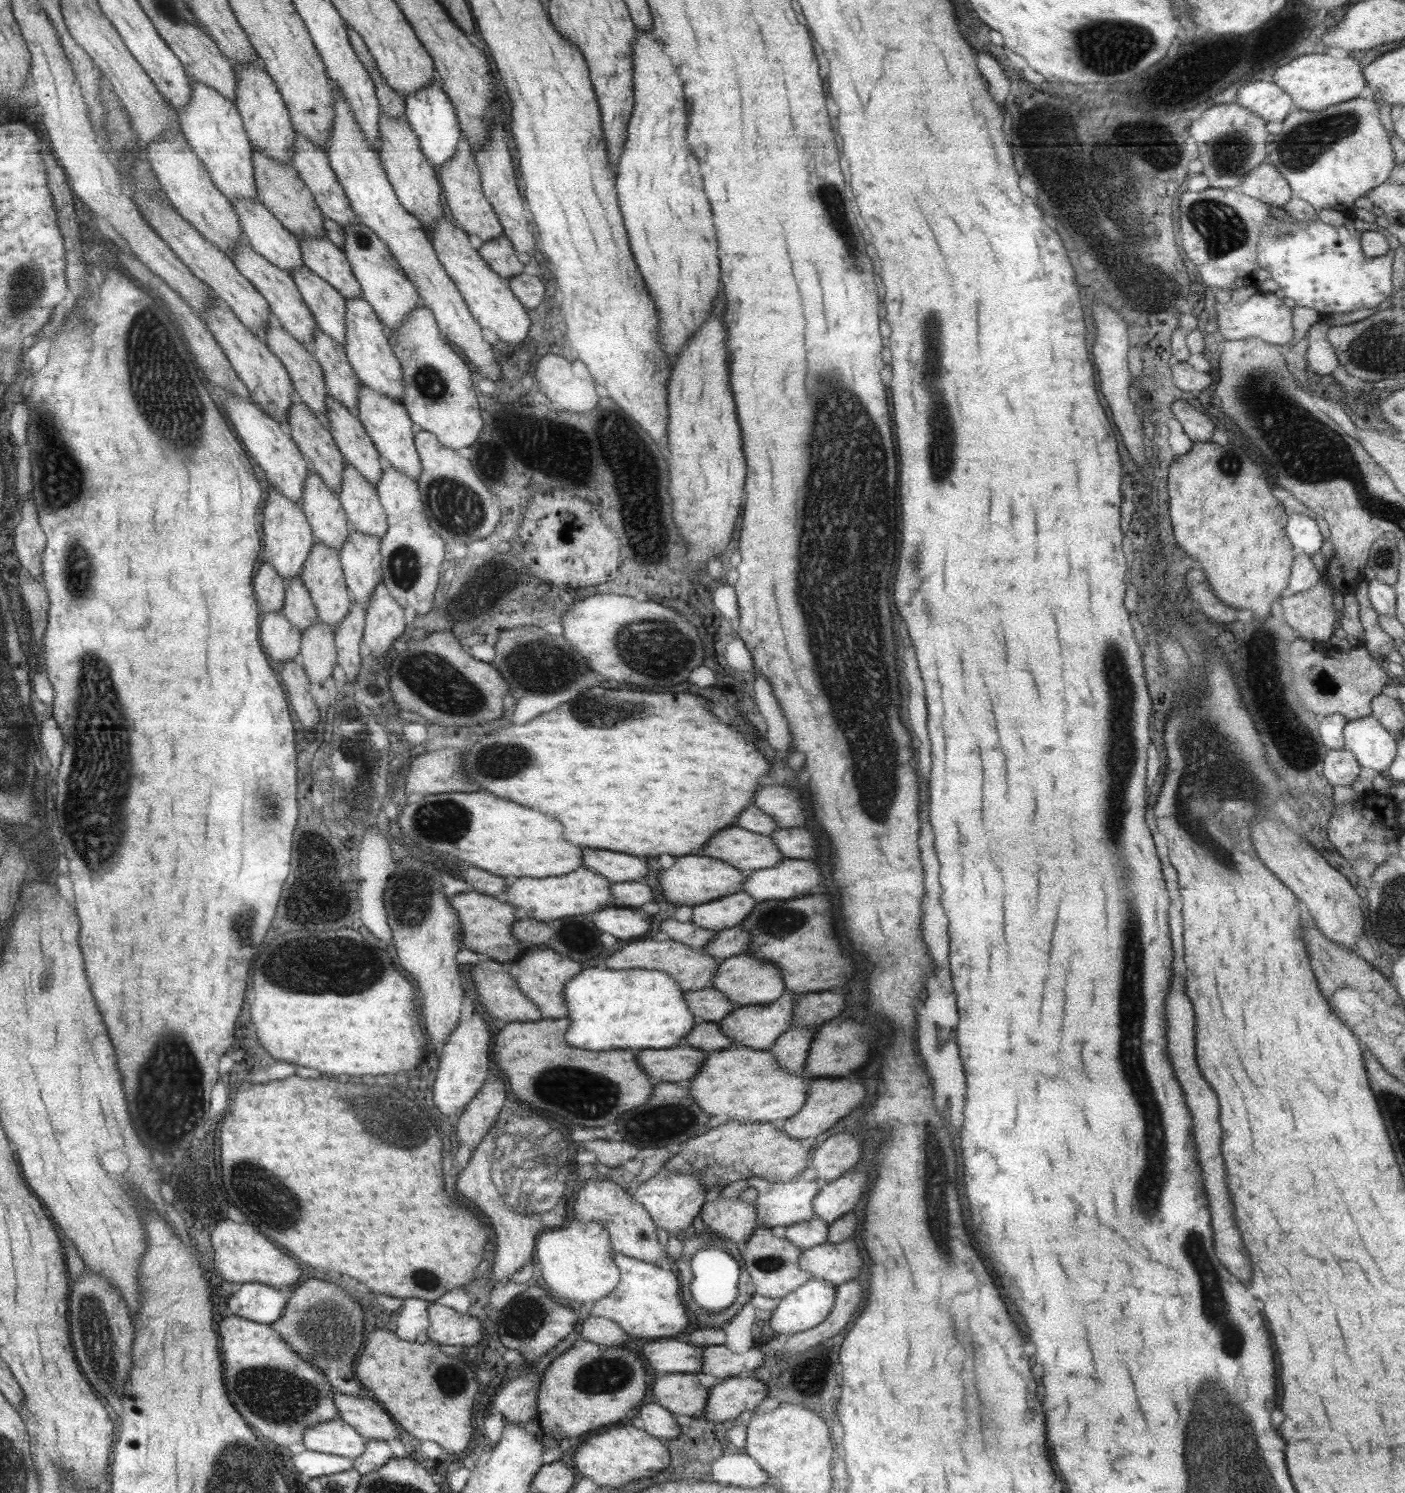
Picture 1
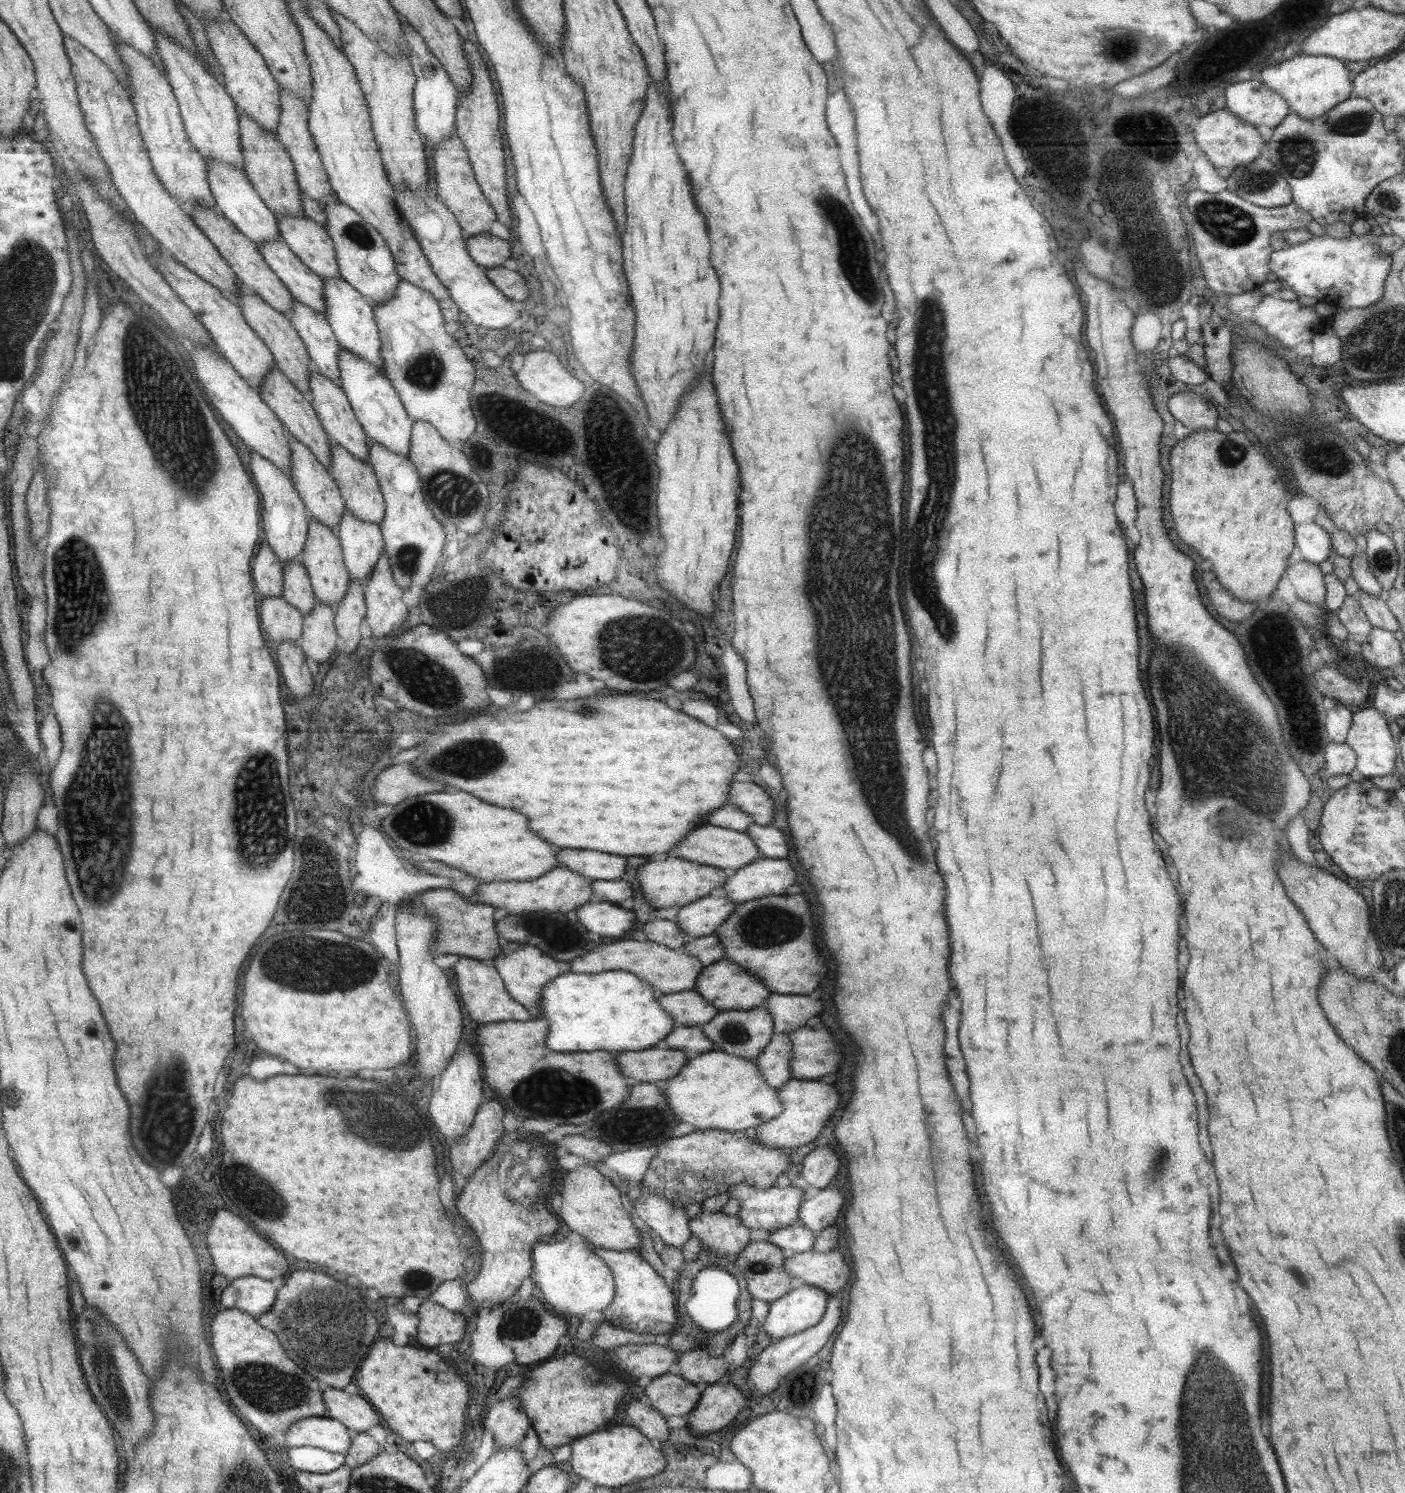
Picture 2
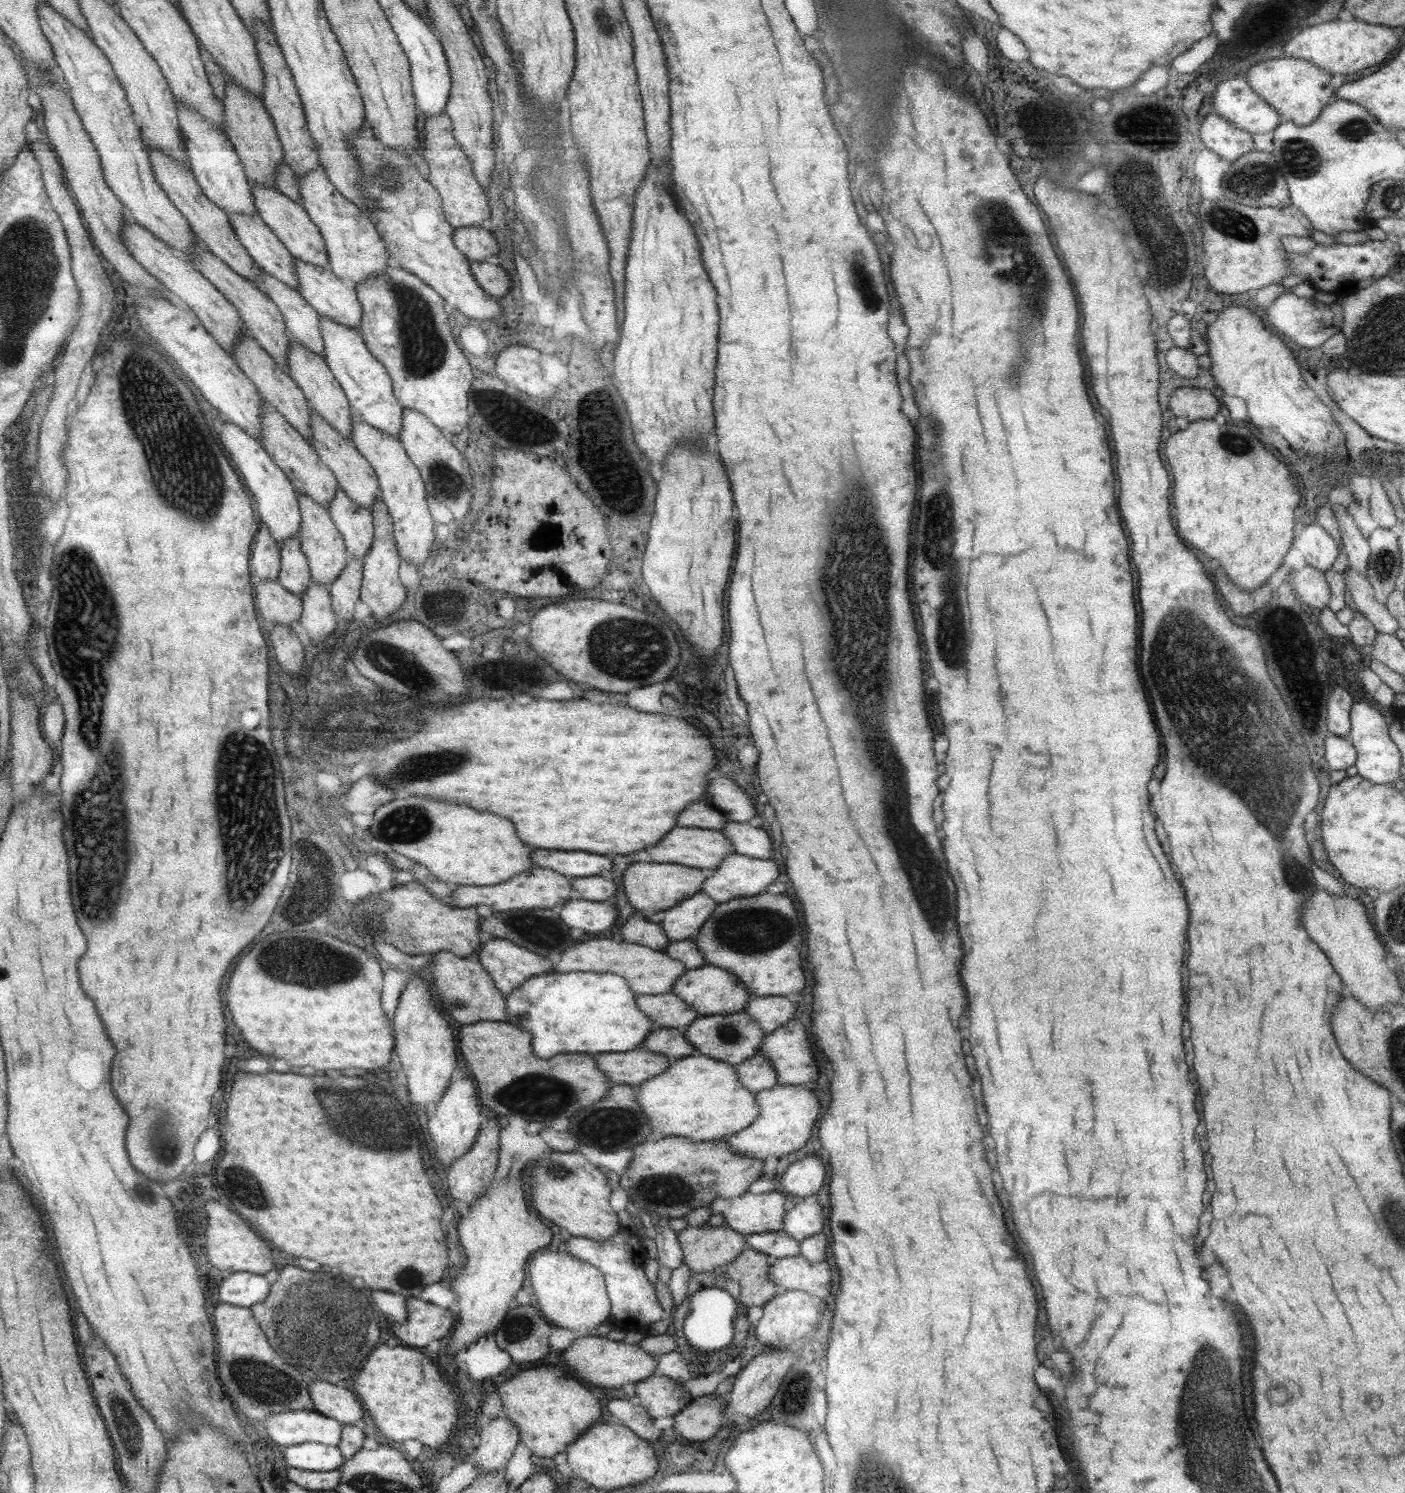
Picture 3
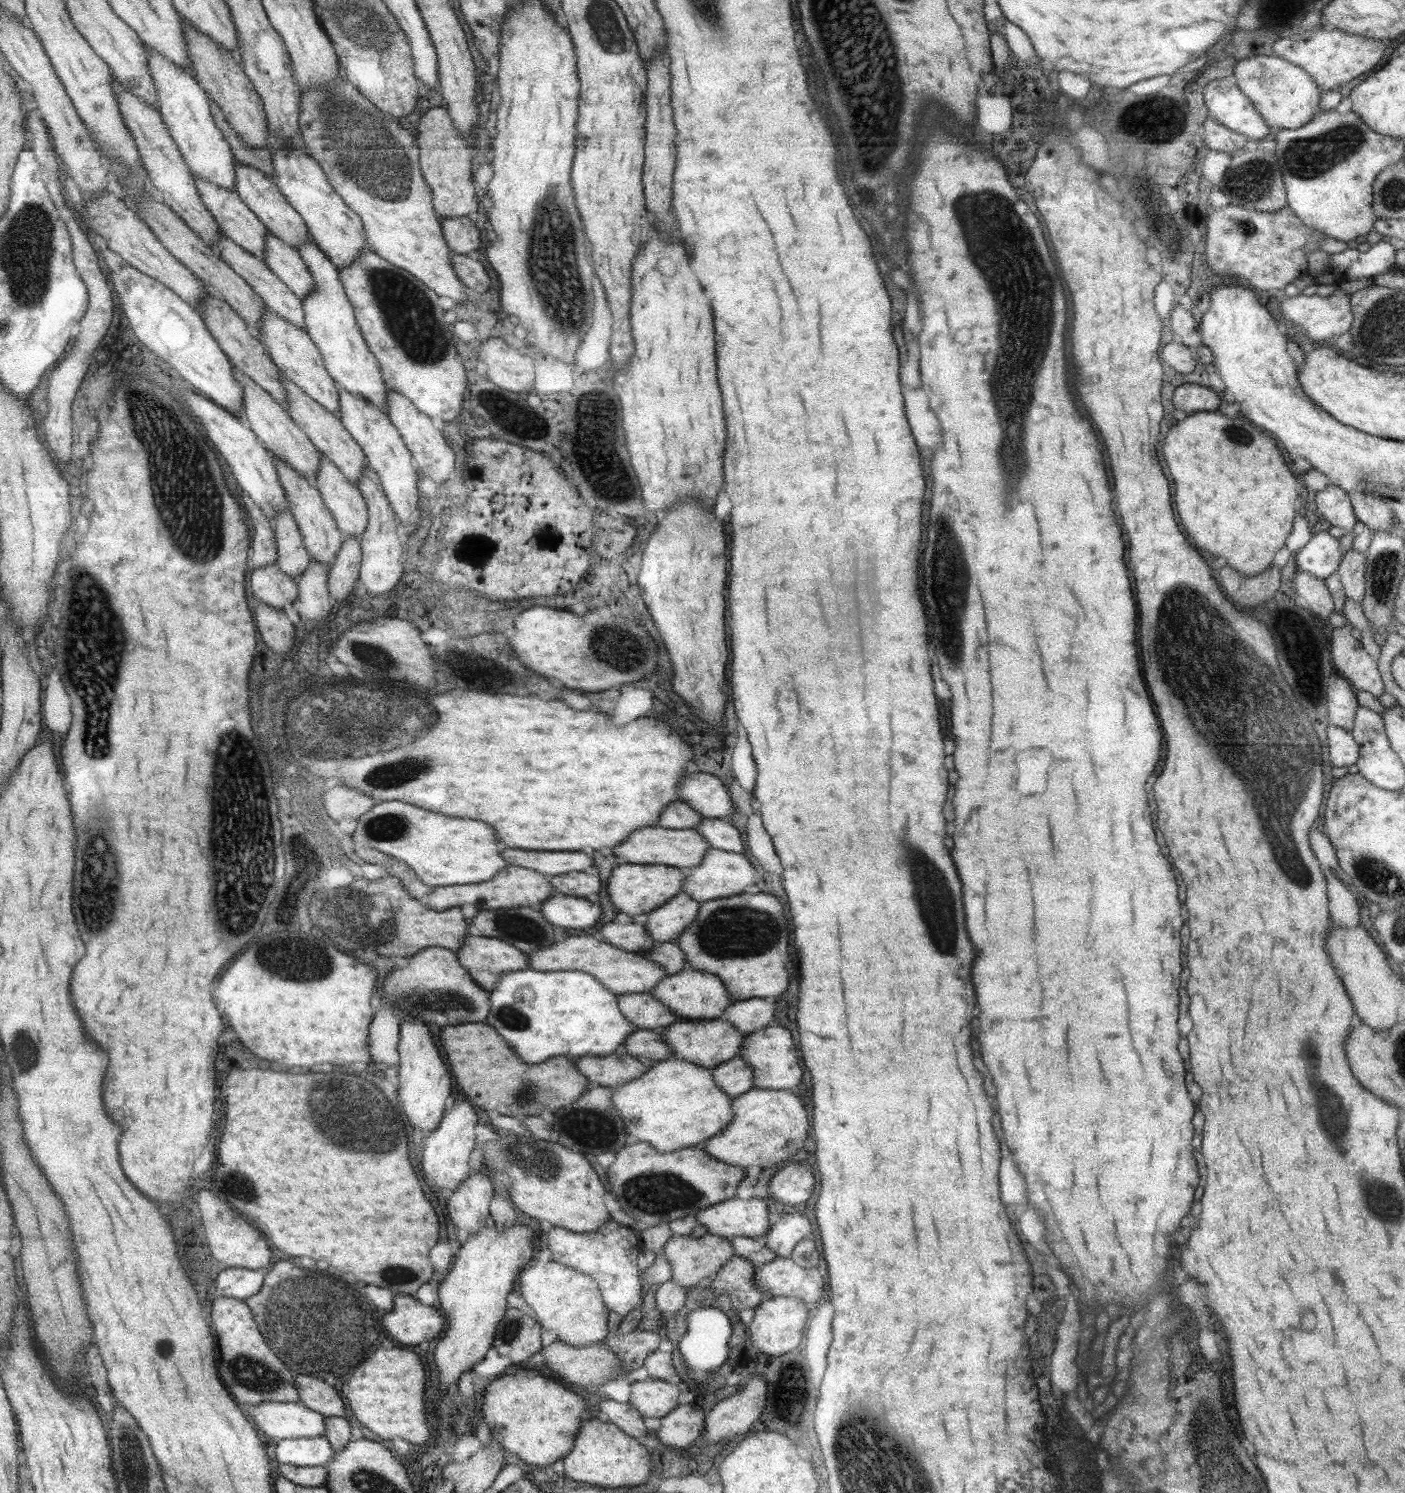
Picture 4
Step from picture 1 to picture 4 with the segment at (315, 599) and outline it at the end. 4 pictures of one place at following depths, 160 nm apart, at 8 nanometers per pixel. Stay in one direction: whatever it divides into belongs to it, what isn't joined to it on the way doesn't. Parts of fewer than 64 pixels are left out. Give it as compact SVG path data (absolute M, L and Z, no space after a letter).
M274 456L273 459L286 503L289 506L288 511L295 519L302 536L303 546L307 549L311 558L323 563L325 566L329 566L336 557L337 551L343 542L343 533L337 528L336 522L326 508L320 492L314 483L303 478L295 469L289 467L279 457Z

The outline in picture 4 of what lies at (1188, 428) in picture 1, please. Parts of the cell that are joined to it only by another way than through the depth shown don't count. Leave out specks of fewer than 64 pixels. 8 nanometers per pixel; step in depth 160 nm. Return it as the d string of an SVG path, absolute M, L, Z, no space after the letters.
M1180 382L1172 394L1174 408L1183 410L1187 415L1199 411L1214 411L1219 406L1219 400L1219 396L1209 387L1193 383Z

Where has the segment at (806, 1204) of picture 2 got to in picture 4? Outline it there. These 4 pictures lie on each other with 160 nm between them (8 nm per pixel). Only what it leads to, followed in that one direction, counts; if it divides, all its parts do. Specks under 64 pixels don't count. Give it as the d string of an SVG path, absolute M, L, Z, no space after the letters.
M785 1213L771 1227L767 1234L760 1238L764 1245L777 1257L787 1258L794 1244L811 1235L811 1224L801 1214Z

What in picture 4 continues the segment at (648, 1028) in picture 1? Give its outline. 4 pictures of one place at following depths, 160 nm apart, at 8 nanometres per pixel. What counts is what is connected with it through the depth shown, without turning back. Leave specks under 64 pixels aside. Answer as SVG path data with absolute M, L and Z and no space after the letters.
M527 967L525 970L519 970L517 972L506 972L505 974L499 976L495 986L491 991L488 992L489 999L489 1010L486 1014L484 1023L489 1024L489 1026L495 1029L495 1032L502 1039L513 1048L513 1052L527 1064L537 1064L551 1058L553 1056L570 1056L571 1058L576 1057L586 1057L586 1056L607 1056L615 1051L619 1051L619 1046L621 1046L623 1039L631 1032L635 1031L636 1028L630 1022L627 1022L623 1015L619 1012L617 1008L616 995L609 992L606 988L603 988L602 984L599 984L595 980L594 976L586 974L580 971L555 971L555 972L540 972L532 970Z

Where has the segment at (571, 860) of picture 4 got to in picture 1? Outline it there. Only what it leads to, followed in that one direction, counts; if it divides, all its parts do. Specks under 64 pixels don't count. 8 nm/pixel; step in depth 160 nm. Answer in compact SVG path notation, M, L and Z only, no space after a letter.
M581 848L581 866L597 872L613 883L637 880L647 872L645 862L635 856L597 848Z

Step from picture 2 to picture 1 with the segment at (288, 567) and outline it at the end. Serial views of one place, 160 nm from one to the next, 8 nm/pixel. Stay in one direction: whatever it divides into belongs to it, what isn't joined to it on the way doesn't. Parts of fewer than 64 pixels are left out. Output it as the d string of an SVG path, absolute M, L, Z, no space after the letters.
M300 575L285 580L284 603L280 611L299 632L318 621L316 608Z

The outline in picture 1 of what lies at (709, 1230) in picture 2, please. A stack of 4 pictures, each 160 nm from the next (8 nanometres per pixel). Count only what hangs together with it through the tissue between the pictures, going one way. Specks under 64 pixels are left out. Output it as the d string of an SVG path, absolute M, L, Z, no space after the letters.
M721 1199L703 1203L698 1214L706 1228L720 1239L729 1239L738 1246L751 1237L755 1224L756 1210L753 1203L737 1199Z

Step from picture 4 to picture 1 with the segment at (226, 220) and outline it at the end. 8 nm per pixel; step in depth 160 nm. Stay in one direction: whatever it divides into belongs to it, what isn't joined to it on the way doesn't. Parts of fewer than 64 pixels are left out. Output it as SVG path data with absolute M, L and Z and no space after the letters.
M305 265L288 272L308 306L316 326L328 337L341 345L344 343L345 298L319 276L315 276Z

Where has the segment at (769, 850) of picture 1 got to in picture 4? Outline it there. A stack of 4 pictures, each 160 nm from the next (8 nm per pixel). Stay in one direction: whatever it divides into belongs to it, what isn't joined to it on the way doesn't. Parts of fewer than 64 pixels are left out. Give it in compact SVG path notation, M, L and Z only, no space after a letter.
M661 826L639 828L631 832L621 844L613 846L613 854L621 856L629 864L661 864L675 868L689 868L697 866L709 848L708 842L694 829L672 830Z

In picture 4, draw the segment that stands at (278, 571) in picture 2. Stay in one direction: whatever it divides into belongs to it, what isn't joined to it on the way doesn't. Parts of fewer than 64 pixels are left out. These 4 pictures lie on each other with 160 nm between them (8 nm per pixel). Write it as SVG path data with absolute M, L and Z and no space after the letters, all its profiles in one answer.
M240 487L237 501L247 512L247 518L253 527L253 536L251 536L251 561L252 567L261 568L262 566L275 563L277 558L276 540L271 520L269 520L261 509L259 509L253 500L248 498L248 494Z

